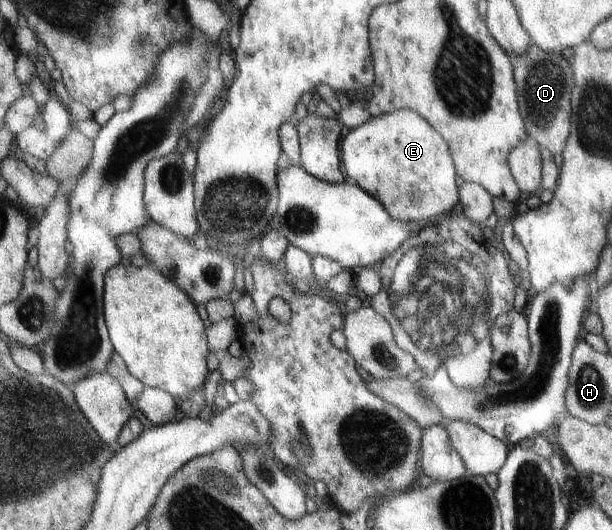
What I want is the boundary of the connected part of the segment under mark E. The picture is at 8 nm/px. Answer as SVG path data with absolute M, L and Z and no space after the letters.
M413 110L372 116L359 127L349 129L341 151L347 175L376 197L399 221L429 224L435 217L453 213L460 203L459 173L449 144Z

